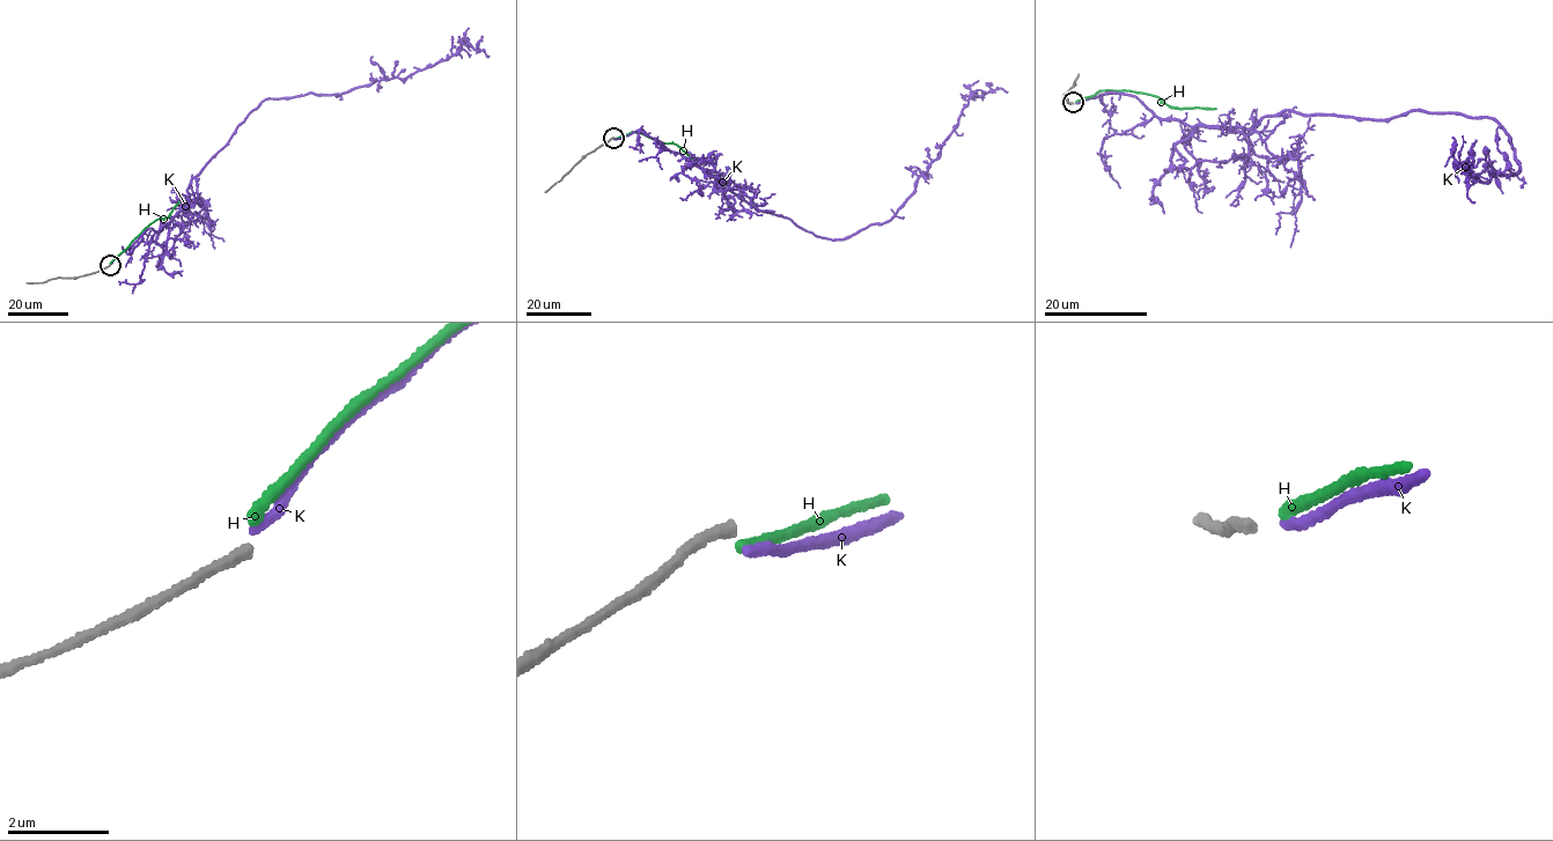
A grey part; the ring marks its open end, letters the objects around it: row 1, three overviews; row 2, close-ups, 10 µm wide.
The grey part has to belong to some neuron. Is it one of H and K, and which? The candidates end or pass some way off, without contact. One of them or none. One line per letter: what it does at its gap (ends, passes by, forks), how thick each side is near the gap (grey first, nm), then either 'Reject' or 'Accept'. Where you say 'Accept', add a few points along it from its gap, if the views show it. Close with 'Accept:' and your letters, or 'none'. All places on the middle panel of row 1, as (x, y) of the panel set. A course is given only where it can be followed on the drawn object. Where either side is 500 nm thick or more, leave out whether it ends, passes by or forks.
H: It ends there. Thickness 220 nm (grey) against 240 nm. Reject
K: It ends there. Thickness 220 nm (grey) against 190 nm. Reject
Accept: none

